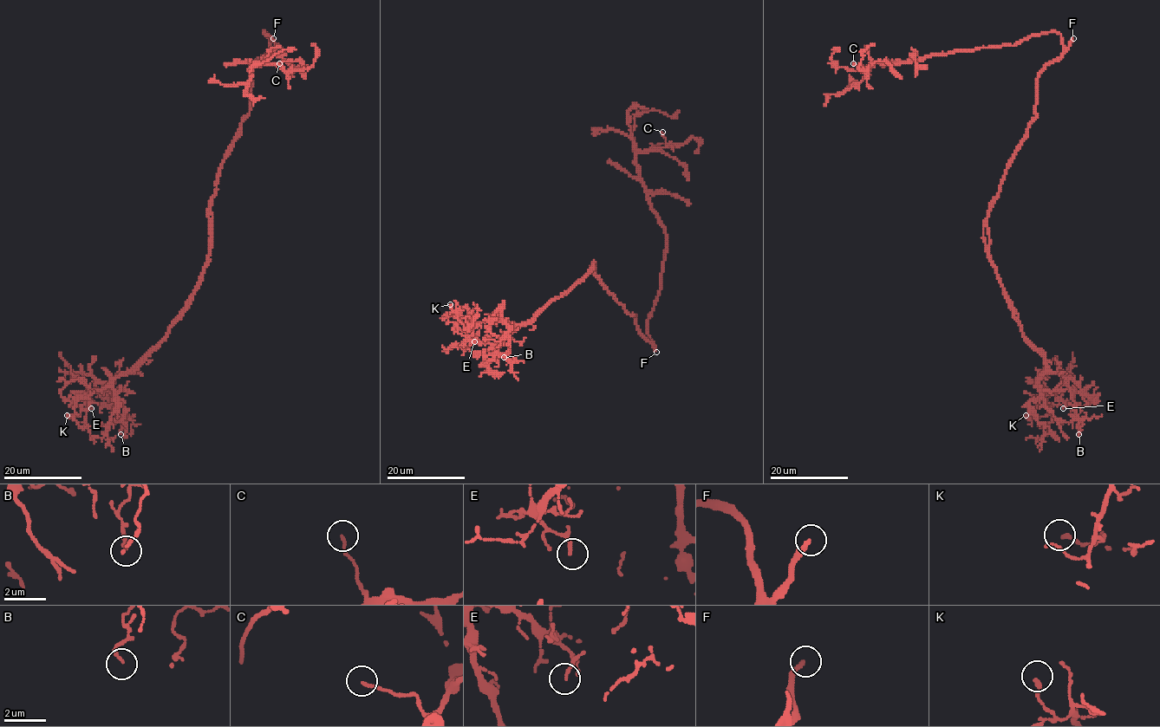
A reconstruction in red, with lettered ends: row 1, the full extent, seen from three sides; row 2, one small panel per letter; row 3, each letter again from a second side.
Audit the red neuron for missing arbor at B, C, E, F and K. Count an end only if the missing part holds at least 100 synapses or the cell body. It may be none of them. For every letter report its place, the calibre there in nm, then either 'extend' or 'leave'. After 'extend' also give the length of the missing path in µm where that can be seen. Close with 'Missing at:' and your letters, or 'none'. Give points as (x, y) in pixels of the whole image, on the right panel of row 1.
B: place (1078, 434); calibre 160 nm; leave
C: place (853, 63); calibre 120 nm; leave
E: place (1063, 408); calibre 100 nm; leave
F: place (1073, 38); calibre 200 nm; extend; missing 30 µm
K: place (1026, 415); calibre 170 nm; leave
Missing at: F

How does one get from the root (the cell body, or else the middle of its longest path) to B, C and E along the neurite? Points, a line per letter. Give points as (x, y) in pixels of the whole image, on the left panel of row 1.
B: (238, 131), (220, 166), (210, 206), (209, 262), (190, 306), (110, 385), (112, 409), (123, 420), (120, 434)
C: (238, 131), (249, 113), (251, 68), (269, 48), (264, 32), (283, 51), (252, 62), (283, 69), (279, 63)
E: (238, 131), (220, 166), (210, 206), (209, 262), (190, 306), (133, 368), (121, 372), (86, 399), (91, 408)

